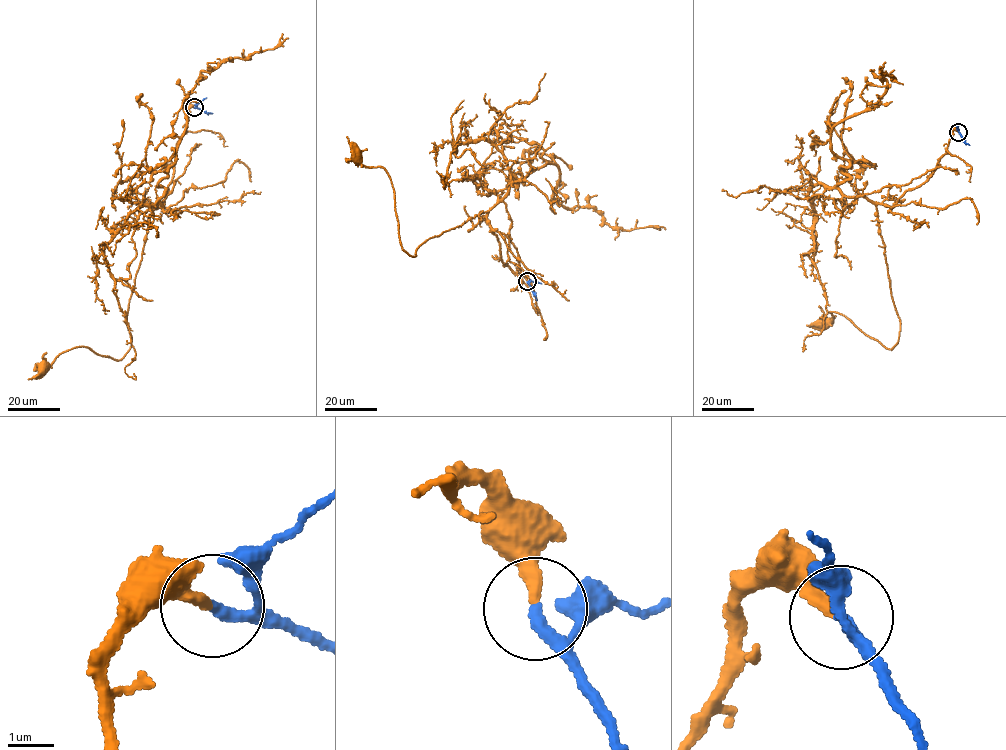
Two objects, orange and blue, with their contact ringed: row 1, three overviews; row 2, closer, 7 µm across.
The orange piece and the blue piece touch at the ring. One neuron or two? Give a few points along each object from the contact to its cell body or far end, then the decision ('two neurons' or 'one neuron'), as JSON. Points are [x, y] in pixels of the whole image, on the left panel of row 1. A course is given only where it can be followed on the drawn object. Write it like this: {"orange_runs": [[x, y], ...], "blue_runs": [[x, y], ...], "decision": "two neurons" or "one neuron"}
{"orange_runs": [[194, 107], [177, 143], [166, 197], [148, 222], [126, 321], [131, 348], [118, 360], [81, 346], [44, 368]], "blue_runs": [[194, 107], [212, 113]], "decision": "one neuron"}

